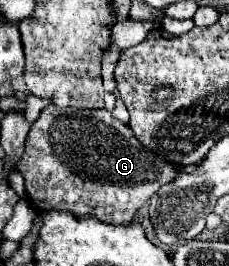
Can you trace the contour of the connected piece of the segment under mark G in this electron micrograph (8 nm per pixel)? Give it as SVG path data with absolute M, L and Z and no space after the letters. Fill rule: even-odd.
M50 105L42 109L40 117L34 121L28 137L24 155L18 163L18 171L24 177L26 193L30 193L30 205L44 213L46 209L70 209L74 215L94 213L102 221L112 221L114 225L130 223L136 211L146 205L162 185L178 177L178 165L172 165L150 149L146 149L132 133L128 125L118 121L106 109L74 109Z

